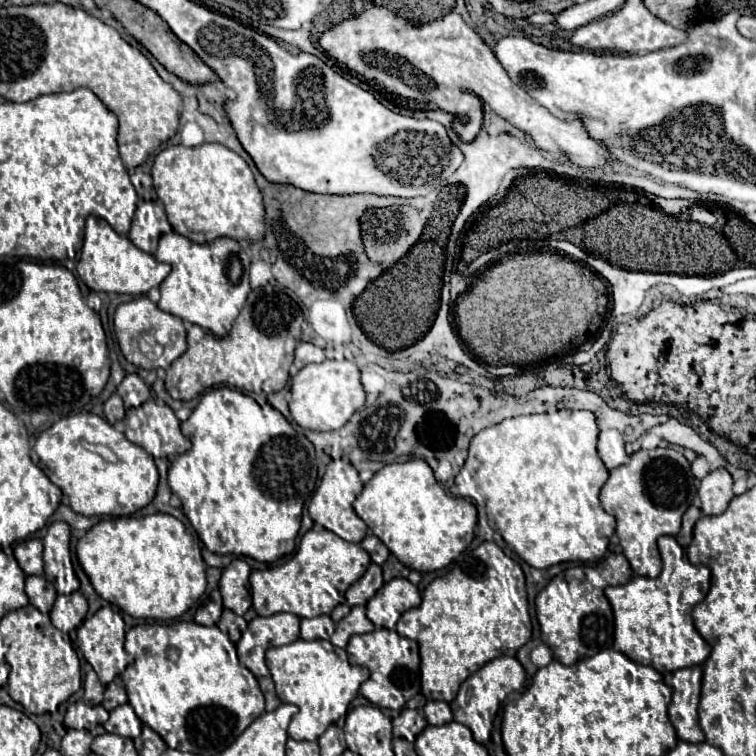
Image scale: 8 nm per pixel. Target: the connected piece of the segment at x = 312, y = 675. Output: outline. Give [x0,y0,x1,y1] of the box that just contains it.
[265,638,369,740]

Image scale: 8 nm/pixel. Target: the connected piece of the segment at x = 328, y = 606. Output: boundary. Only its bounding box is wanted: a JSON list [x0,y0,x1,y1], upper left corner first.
[249,528,371,618]

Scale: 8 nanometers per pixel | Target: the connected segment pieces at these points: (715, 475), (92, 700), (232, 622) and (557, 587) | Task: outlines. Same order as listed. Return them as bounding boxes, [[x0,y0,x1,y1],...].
[[699,468,735,514],[83,670,105,704],[217,609,248,643],[535,554,633,664]]

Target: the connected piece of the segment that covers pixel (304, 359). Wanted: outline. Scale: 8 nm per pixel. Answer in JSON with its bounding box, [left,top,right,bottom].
[295,342,325,368]

